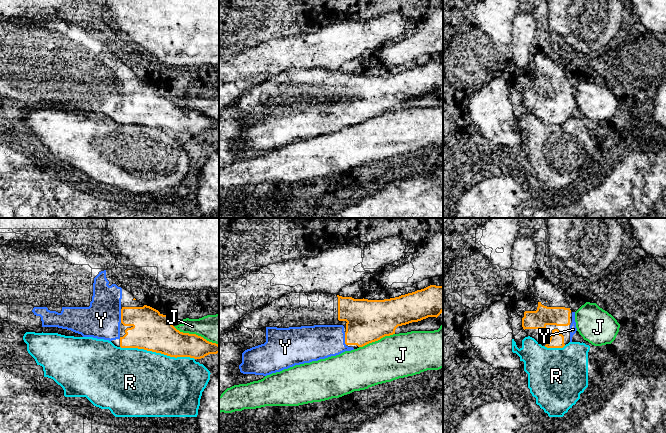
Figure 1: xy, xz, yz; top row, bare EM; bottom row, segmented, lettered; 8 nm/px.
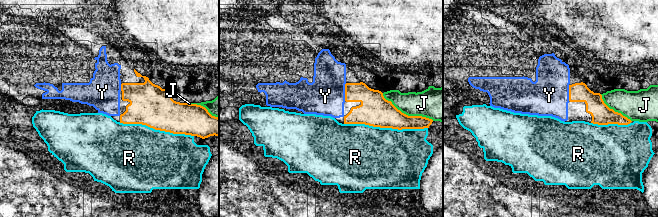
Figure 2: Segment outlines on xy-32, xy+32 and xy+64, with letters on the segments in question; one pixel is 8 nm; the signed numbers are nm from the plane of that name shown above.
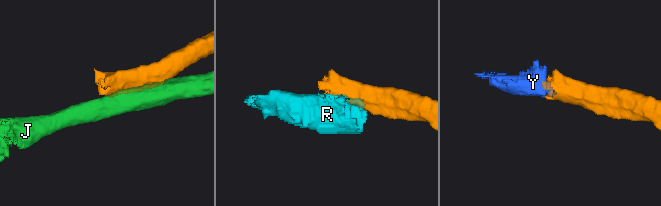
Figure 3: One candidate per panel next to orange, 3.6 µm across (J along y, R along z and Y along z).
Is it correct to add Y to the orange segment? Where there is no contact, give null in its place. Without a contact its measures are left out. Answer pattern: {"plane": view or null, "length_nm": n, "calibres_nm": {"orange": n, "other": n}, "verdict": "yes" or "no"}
{"plane": "xy", "length_nm": 110, "calibres_nm": {"orange": 280, "other": 300}, "verdict": "yes"}

